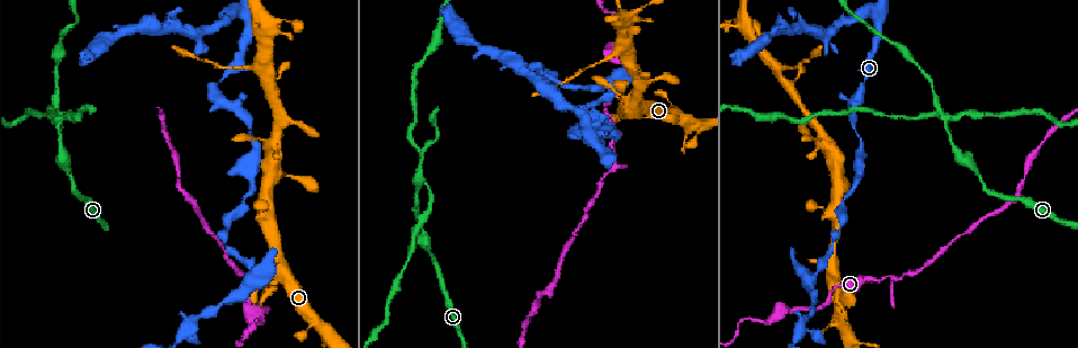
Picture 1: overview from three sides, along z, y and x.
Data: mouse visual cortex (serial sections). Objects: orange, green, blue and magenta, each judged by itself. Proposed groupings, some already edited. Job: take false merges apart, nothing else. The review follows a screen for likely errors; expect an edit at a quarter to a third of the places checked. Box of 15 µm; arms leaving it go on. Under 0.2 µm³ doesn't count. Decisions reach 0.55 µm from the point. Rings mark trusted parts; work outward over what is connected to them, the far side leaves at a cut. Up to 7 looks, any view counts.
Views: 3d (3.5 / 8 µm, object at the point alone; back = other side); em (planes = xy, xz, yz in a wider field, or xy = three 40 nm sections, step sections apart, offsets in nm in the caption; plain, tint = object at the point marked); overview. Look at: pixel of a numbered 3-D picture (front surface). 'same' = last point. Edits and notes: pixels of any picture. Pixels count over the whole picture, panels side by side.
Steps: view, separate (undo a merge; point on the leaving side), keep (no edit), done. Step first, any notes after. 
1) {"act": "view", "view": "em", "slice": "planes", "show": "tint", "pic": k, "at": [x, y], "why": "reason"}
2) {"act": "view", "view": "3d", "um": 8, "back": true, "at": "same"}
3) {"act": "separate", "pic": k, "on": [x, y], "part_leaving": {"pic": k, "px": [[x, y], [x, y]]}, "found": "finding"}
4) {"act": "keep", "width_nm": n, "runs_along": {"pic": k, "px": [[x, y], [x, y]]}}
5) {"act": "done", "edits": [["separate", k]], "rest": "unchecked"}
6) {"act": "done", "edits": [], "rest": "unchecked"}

{"act": "view", "view": "3d", "um": 8, "pic": 1, "at": [420, 218], "why": "narrows sharply"}

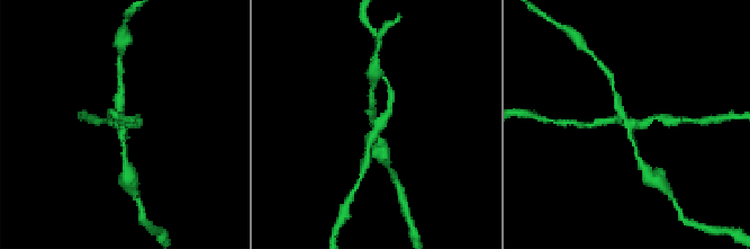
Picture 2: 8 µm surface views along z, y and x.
{"act": "view", "view": "3d", "um": 3.5, "pic": 2, "at": [628, 122], "why": "zoom in"}

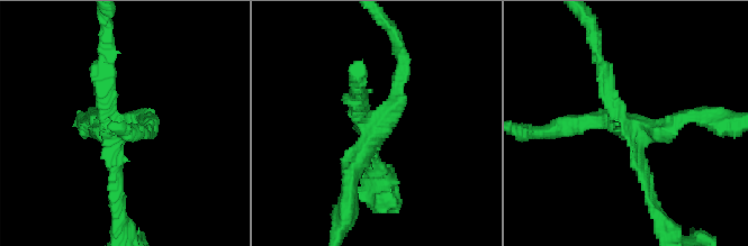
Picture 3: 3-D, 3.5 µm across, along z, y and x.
{"act": "view", "view": "em", "slice": "xy", "step": 3, "show": "tint", "pic": 3, "at": [376, 124], "arms": 4, "arm_widths_nm": [100, 200, 250, 250]}

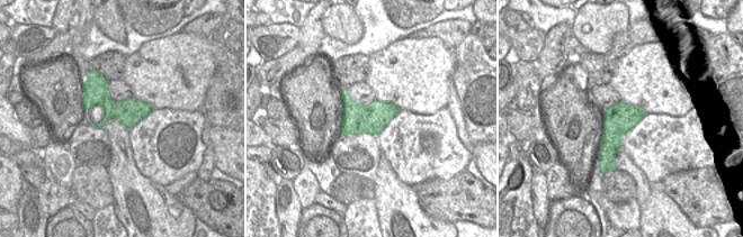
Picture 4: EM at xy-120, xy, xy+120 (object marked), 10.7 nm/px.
{"act": "separate", "pic": 3, "on": [674, 130], "part_leaving": {"pic": 3, "px": [[372, 131], [397, 99], [393, 36]]}, "found": "a second cell is stuck on"}

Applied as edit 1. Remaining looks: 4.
{"act": "view", "view": "overview"}

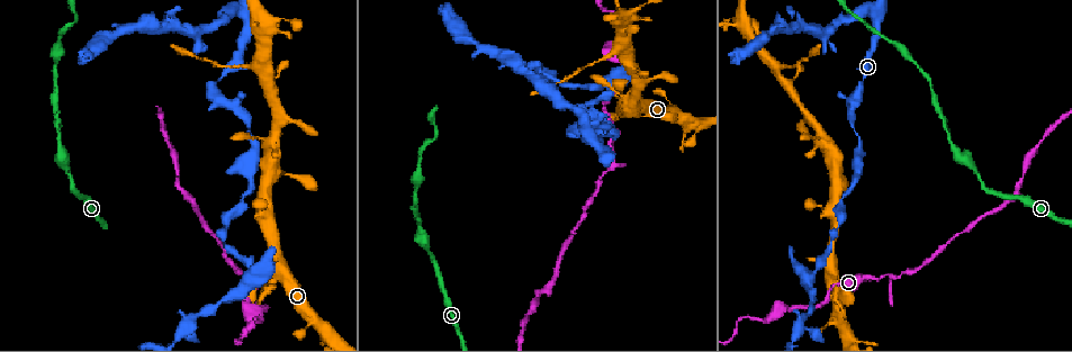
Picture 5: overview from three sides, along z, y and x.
{"act": "view", "view": "em", "slice": "planes", "show": "tint", "pic": 5, "at": [737, 25], "why": "sudden change in width"}

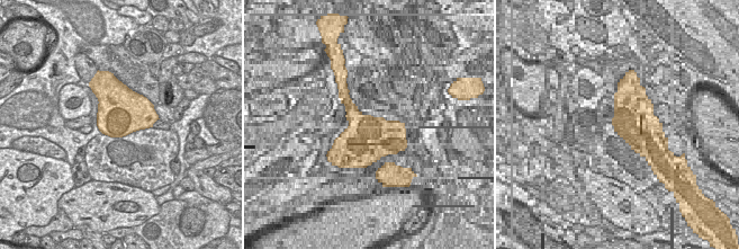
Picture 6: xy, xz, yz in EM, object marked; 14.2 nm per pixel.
{"act": "view", "view": "3d", "um": 3.5, "at": "same"}

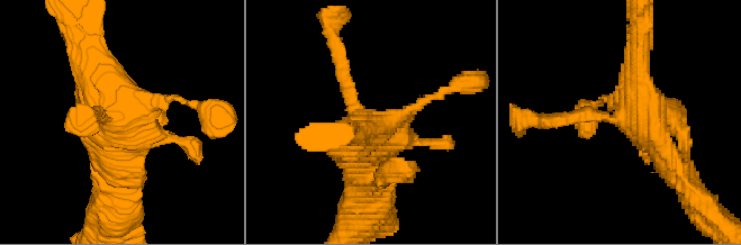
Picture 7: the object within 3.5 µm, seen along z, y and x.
{"act": "keep", "found": "one cell here"}

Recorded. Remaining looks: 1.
{"act": "done", "edits": [["separate", 3]], "rest": "unchecked"}

